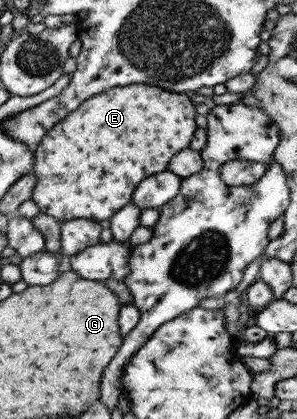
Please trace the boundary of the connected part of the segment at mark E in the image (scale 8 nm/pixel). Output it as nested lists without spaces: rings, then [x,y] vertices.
[[[132,84],[125,86],[115,86],[107,89],[101,94],[93,95],[91,98],[84,100],[73,112],[66,114],[65,118],[51,127],[49,131],[45,133],[41,142],[37,146],[35,153],[35,164],[33,164],[33,170],[37,177],[37,184],[33,189],[31,199],[39,205],[42,214],[48,215],[52,221],[68,221],[71,219],[91,219],[94,221],[101,221],[110,219],[119,209],[131,203],[131,198],[135,188],[139,182],[145,180],[148,176],[167,171],[169,162],[173,159],[175,154],[178,154],[181,150],[186,150],[197,130],[197,124],[195,123],[195,116],[197,111],[195,105],[191,101],[192,93],[177,93],[175,91],[167,91],[159,86],[151,86],[149,84]]]

